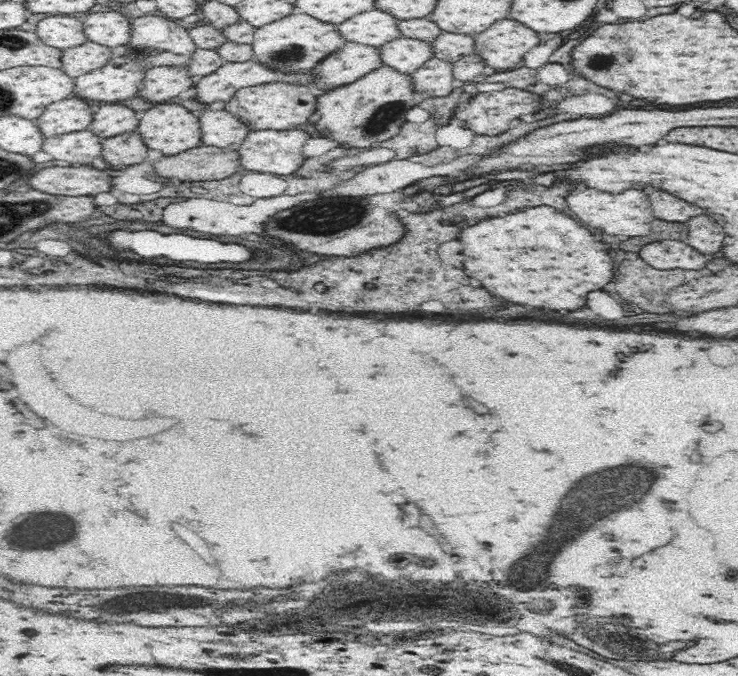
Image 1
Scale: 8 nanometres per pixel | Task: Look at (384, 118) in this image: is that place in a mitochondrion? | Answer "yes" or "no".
yes

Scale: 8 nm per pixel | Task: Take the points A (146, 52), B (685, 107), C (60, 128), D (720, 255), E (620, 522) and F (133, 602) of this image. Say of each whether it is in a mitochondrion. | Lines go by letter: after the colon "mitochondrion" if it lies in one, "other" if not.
A: mitochondrion
B: other
C: other
D: other
E: mitochondrion
F: mitochondrion

